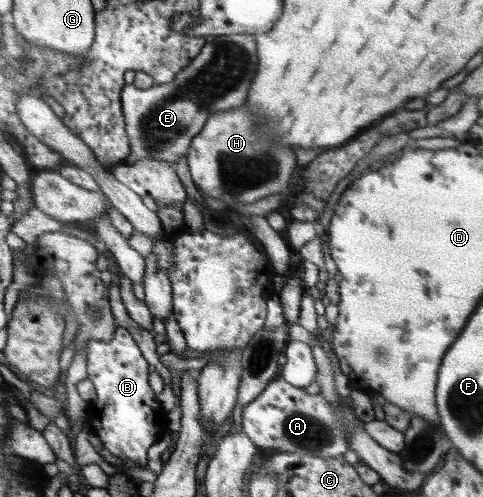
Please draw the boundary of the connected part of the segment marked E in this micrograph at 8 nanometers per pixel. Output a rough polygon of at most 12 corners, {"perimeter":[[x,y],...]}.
{"perimeter":[[215,37],[171,83],[121,92],[128,166],[176,163],[244,104],[256,38]]}

